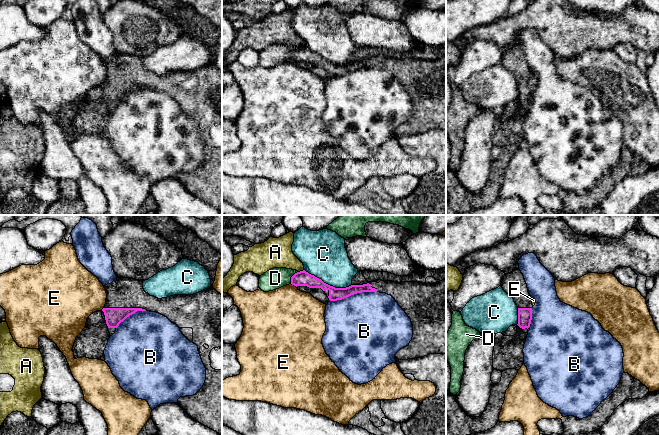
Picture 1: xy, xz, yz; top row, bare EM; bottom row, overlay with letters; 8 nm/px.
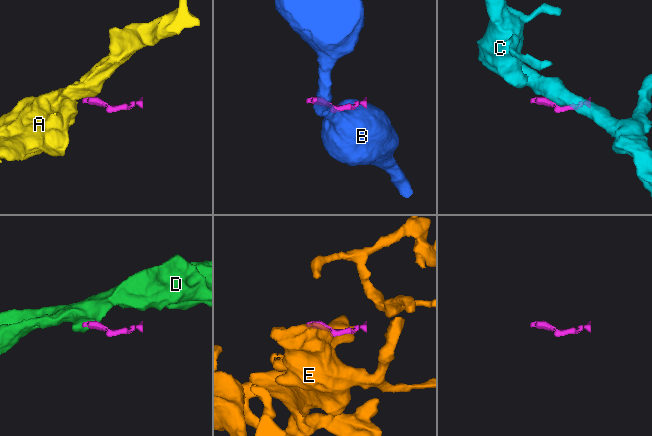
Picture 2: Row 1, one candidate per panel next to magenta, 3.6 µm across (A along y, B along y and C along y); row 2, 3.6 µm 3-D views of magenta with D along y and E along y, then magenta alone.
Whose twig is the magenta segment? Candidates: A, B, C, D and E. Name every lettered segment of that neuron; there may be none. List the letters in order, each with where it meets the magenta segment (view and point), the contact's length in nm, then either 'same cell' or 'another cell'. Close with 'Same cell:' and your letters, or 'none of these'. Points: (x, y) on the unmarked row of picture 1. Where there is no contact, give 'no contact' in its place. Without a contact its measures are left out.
A: xz (300, 47) | 50 nm | another cell
B: xz (353, 70) | 380 nm | another cell
C: xz (327, 60) | 400 nm | another cell
D: xz (291, 53) | 120 nm | another cell
E: xz (294, 61) | 60 nm | another cell
Same cell: none of these

